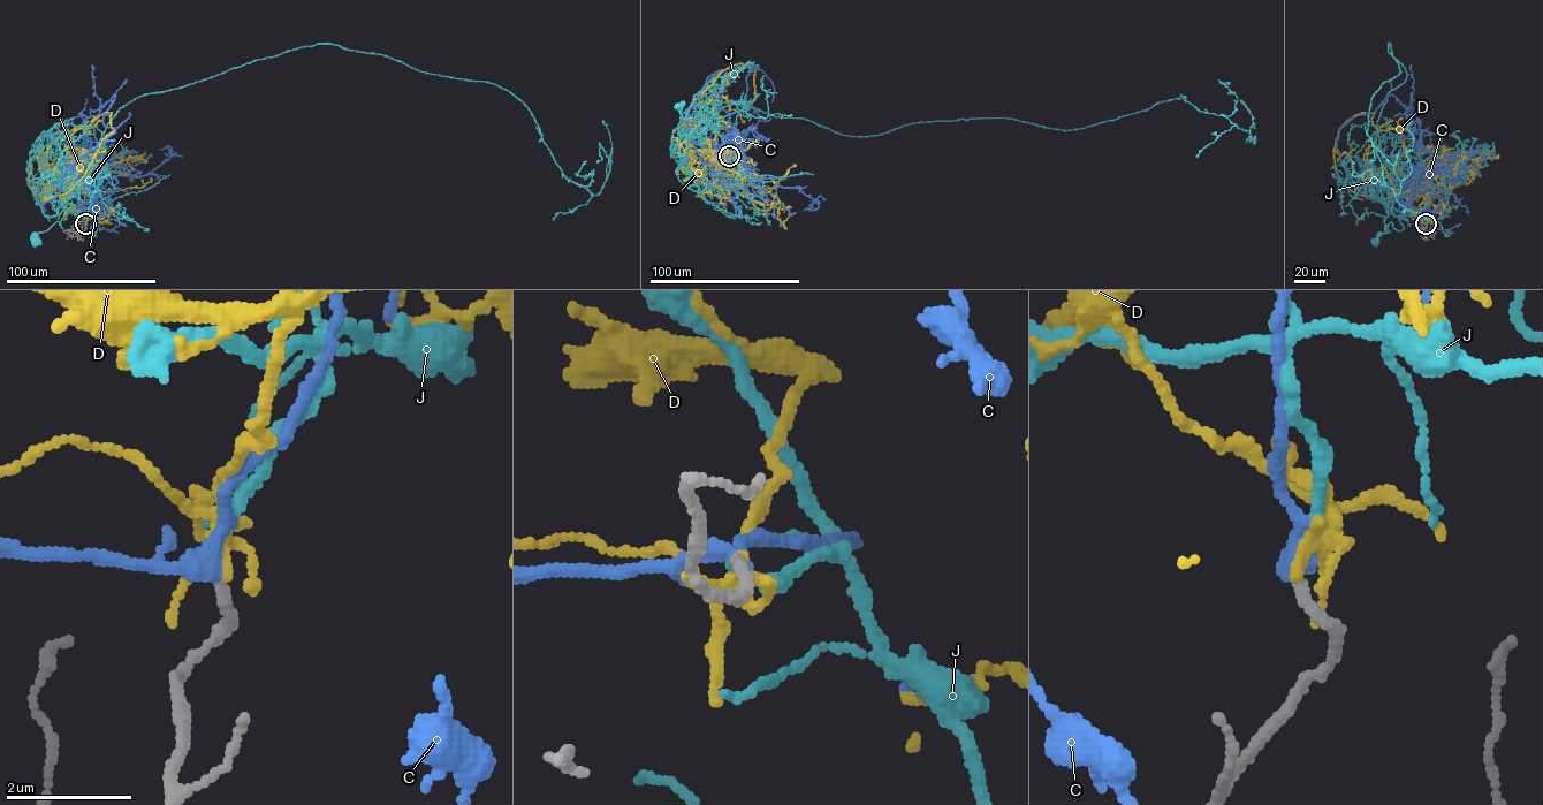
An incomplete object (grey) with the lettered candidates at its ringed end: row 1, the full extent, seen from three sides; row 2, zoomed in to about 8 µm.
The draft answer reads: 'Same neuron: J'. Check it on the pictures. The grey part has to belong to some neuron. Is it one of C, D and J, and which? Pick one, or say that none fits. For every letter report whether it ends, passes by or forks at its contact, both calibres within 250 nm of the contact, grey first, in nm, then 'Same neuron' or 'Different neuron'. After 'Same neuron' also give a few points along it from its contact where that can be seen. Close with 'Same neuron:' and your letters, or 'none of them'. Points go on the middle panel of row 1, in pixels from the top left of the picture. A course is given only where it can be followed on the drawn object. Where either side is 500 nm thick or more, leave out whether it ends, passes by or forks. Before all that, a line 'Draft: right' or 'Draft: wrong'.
Draft: right
C: It forks there. Thickness 180 nm (grey) against 190 nm. Different neuron
D: It forks there. Thickness 180 nm (grey) against 170 nm. Different neuron
J: It ends there. Thickness 180 nm (grey) against 150 nm. Same neuron. Its course: (729, 156), (711, 122), (705, 133), (705, 122), (696, 118), (685, 119), (678, 105)
Same neuron: J

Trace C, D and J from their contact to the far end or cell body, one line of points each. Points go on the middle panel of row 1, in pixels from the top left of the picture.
C: (729, 156), (740, 164), (705, 159), (688, 133), (706, 80), (759, 68), (772, 101)
D: (729, 156), (691, 149), (688, 111), (739, 63), (758, 68), (750, 104), (714, 106), (721, 81), (749, 66)
J: (729, 156), (711, 122), (705, 133), (705, 122), (696, 118), (685, 119), (678, 105)

